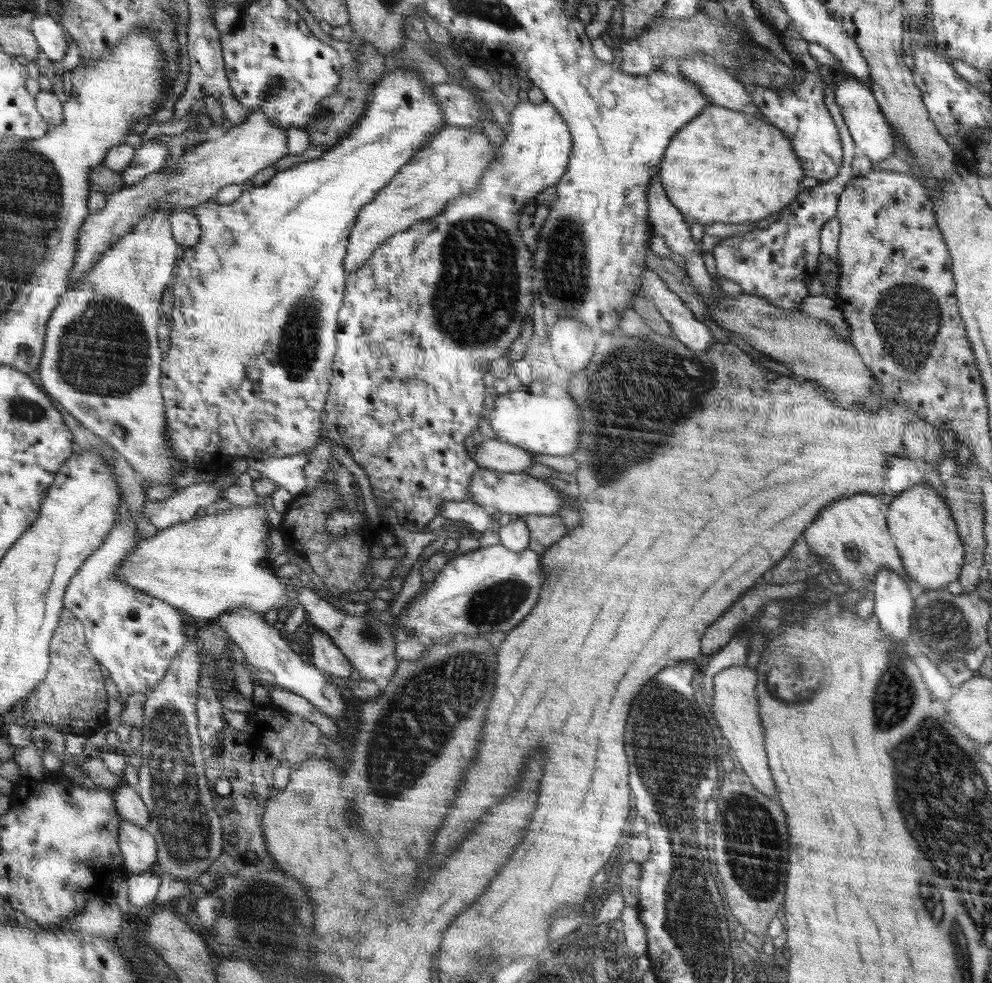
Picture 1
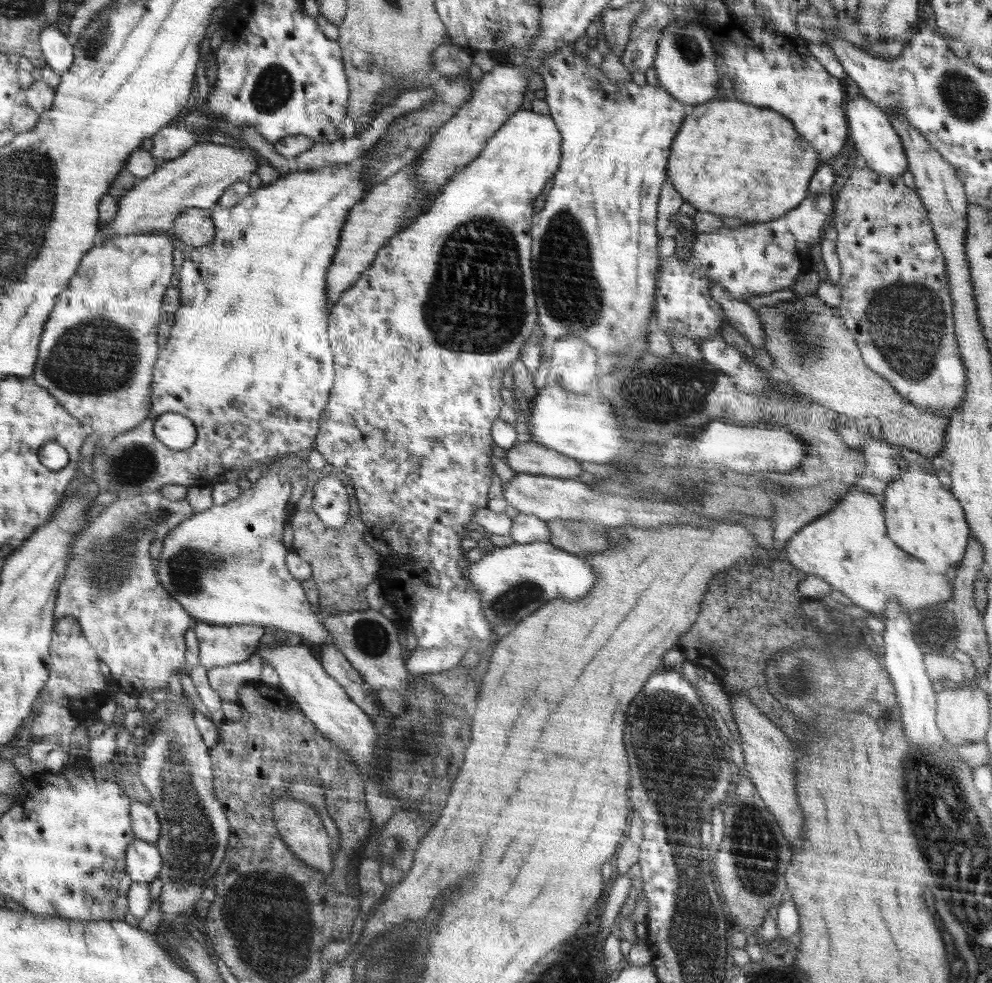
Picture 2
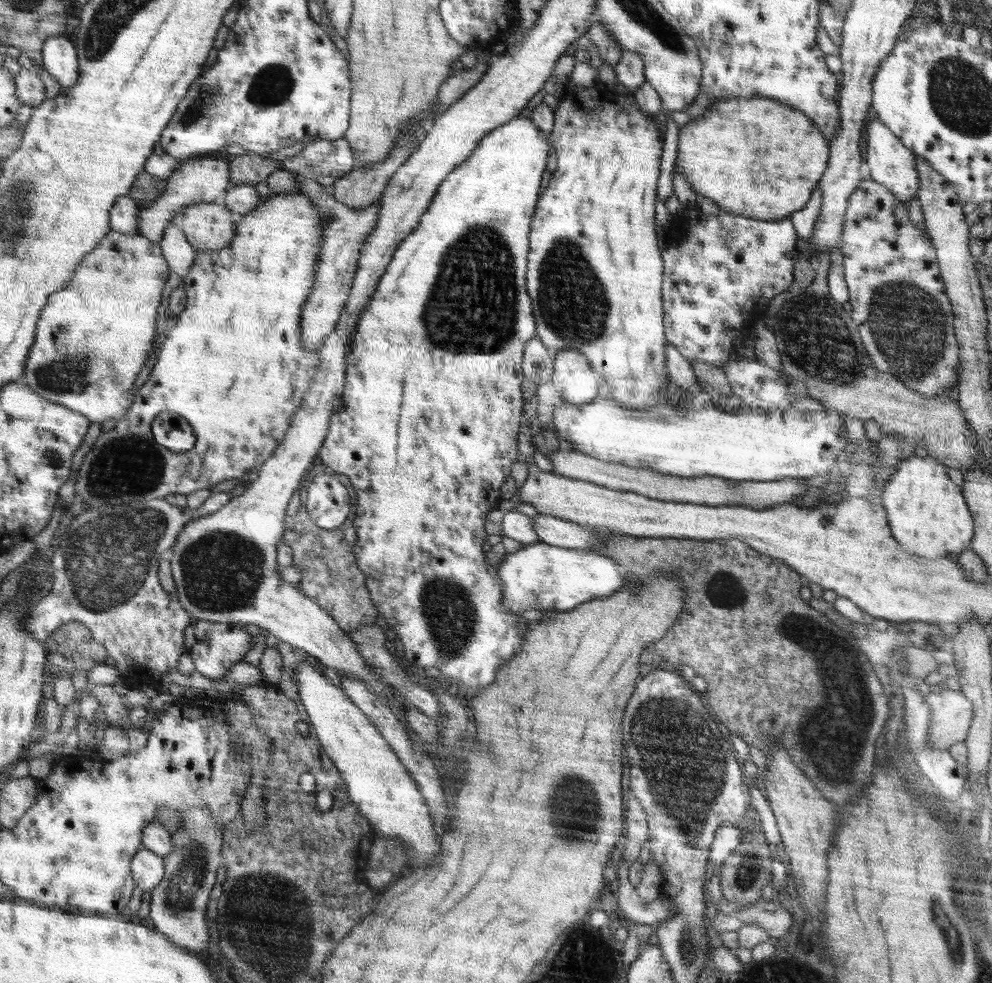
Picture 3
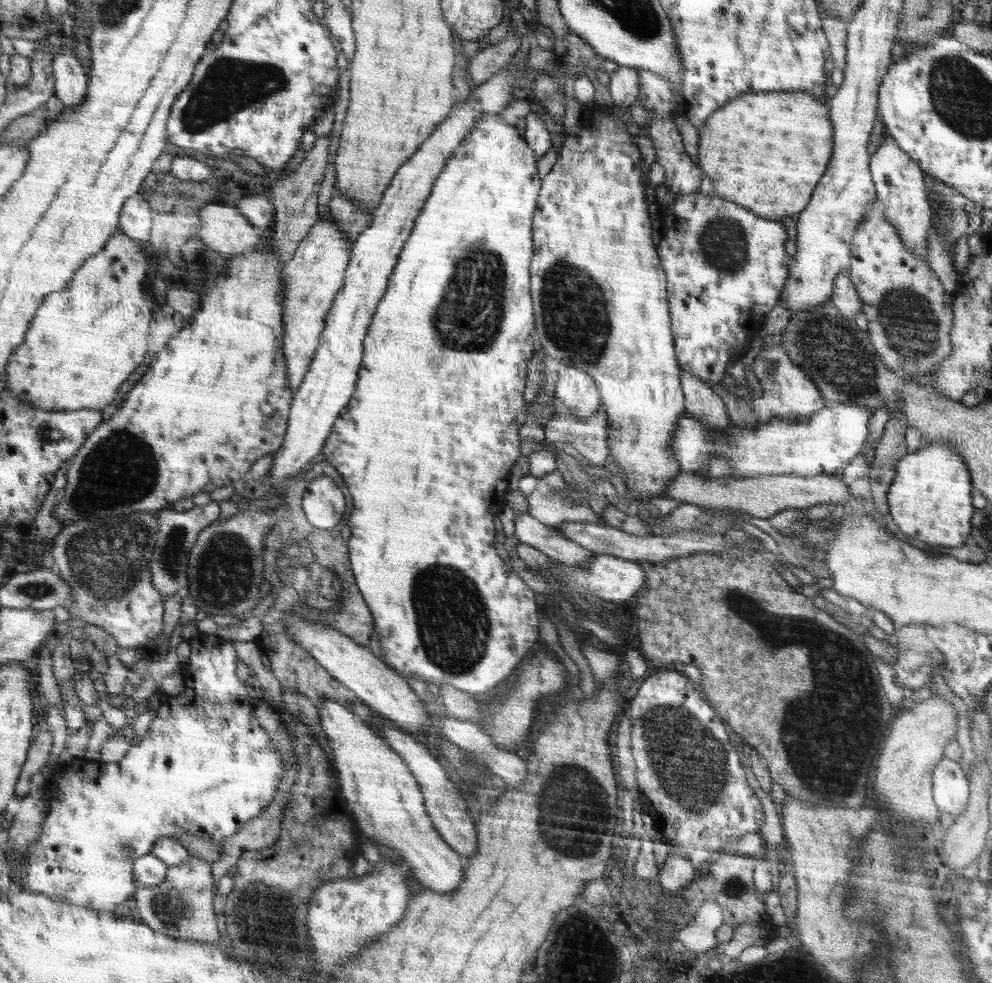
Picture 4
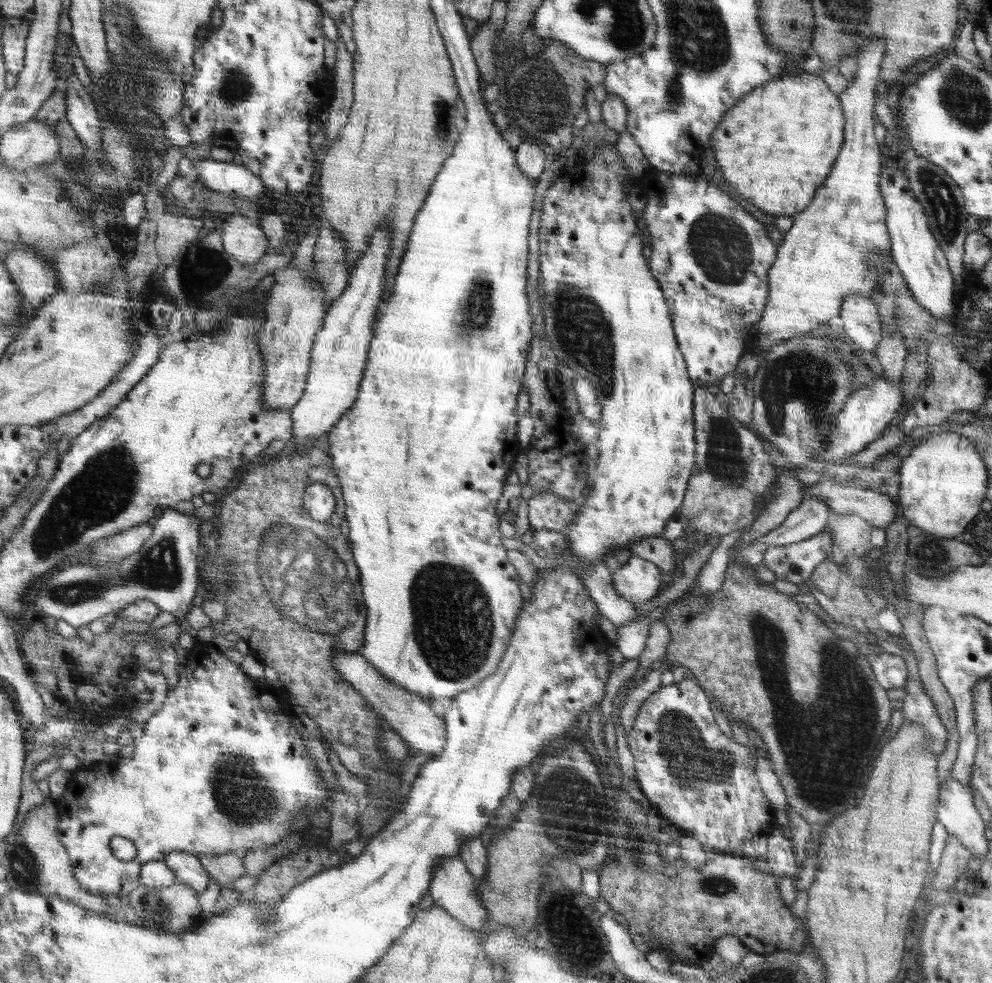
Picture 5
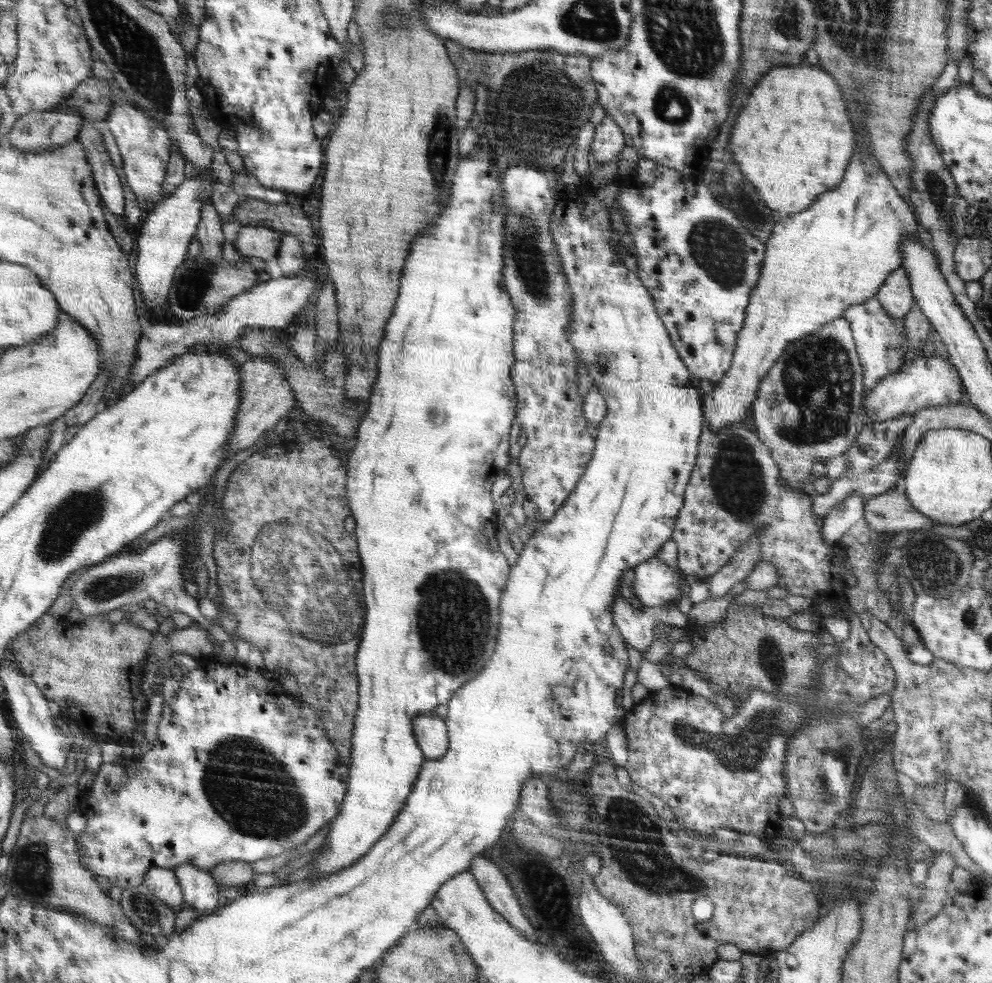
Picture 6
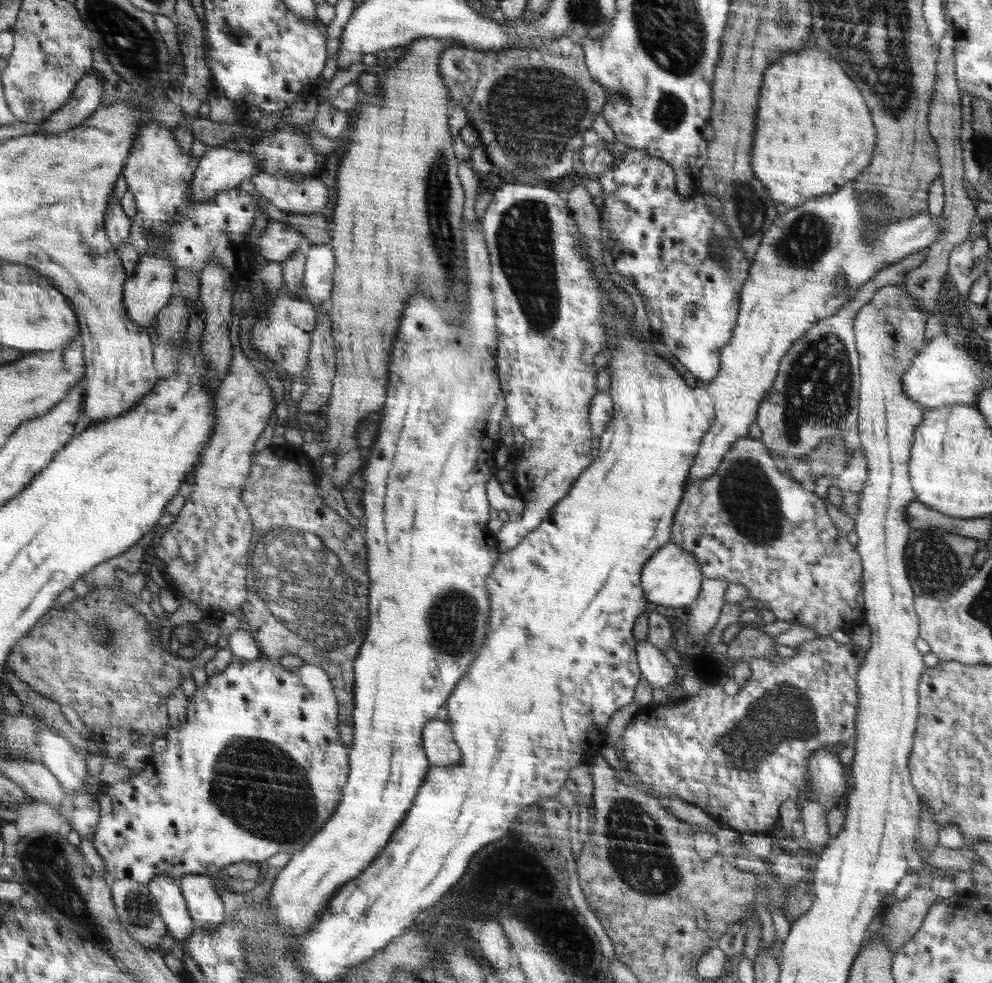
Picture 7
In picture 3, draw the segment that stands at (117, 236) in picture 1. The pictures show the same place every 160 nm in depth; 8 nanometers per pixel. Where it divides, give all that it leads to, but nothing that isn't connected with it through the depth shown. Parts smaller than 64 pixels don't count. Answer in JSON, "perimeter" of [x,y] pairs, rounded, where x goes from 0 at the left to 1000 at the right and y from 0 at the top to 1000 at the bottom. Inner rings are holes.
{"perimeter":[[[220,156],[194,159],[183,164],[182,167],[183,169],[177,171],[175,177],[167,182],[167,191],[165,191],[163,199],[159,203],[149,207],[149,210],[141,212],[141,220],[139,220],[141,239],[153,246],[163,245],[171,226],[180,221],[190,209],[216,207],[220,199],[224,199],[228,195],[228,189],[232,185],[230,183],[230,165]]]}

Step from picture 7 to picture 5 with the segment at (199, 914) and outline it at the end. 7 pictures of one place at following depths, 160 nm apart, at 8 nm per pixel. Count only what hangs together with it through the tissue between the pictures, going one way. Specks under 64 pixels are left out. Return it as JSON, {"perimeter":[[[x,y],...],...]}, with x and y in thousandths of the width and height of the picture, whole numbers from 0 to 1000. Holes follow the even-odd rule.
{"perimeter":[[[175,866],[164,875],[174,886],[177,896],[198,905],[199,910],[210,901],[213,892],[198,870]]]}

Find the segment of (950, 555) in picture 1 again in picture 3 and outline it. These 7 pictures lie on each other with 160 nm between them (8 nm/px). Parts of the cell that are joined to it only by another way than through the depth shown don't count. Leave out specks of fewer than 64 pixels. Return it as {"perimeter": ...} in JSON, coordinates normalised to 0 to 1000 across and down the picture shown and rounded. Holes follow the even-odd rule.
{"perimeter":[[[922,463],[910,468],[890,494],[889,513],[895,523],[897,539],[917,564],[948,569],[960,563],[967,565],[979,554],[980,541],[984,541],[981,523],[976,521],[977,514],[972,503],[968,503],[968,496],[954,484],[954,477],[956,474],[936,463]]]}

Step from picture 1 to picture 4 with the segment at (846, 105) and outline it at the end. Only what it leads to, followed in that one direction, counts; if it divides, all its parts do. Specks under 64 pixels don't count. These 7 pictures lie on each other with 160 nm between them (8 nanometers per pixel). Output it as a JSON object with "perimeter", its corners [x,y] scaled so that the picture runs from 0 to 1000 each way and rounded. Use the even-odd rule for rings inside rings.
{"perimeter":[[[891,140],[890,145],[881,155],[877,165],[877,174],[880,174],[881,188],[884,190],[884,203],[890,208],[890,214],[897,227],[905,235],[911,250],[920,257],[933,261],[935,234],[941,233],[941,214],[933,203],[932,181],[929,179],[927,167],[921,164],[913,154],[904,148],[901,141]]]}

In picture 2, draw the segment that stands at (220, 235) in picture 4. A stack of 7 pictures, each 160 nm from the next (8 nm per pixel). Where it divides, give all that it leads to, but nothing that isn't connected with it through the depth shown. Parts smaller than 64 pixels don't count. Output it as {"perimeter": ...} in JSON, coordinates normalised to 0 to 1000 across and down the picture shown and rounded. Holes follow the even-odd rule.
{"perimeter":[[[188,213],[173,228],[175,241],[185,246],[190,252],[212,250],[219,241],[215,214]]]}

